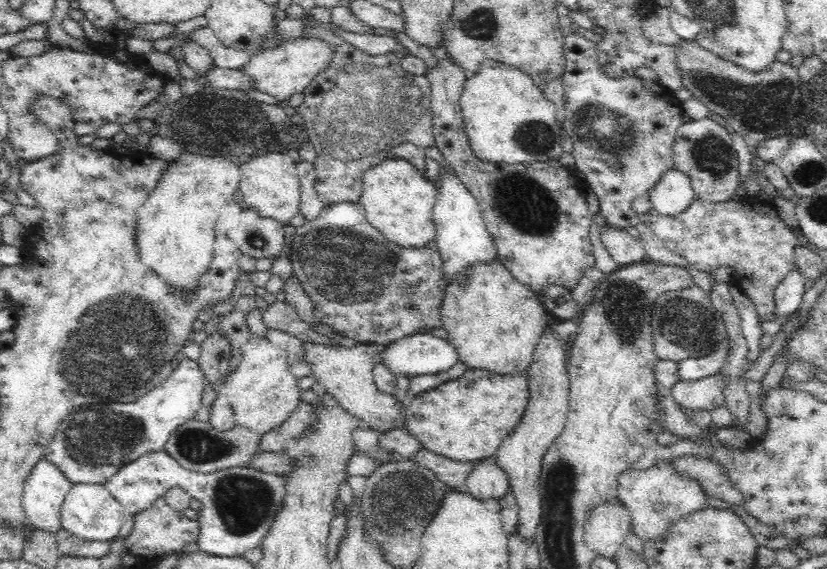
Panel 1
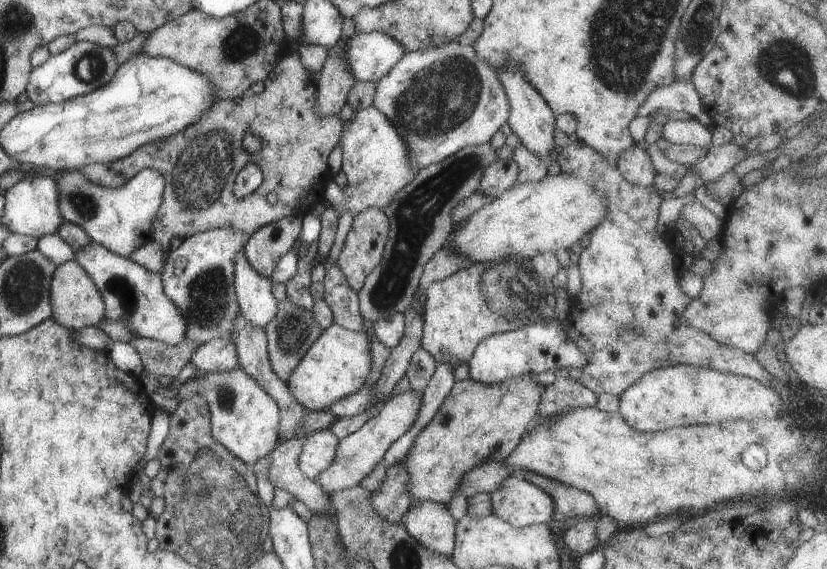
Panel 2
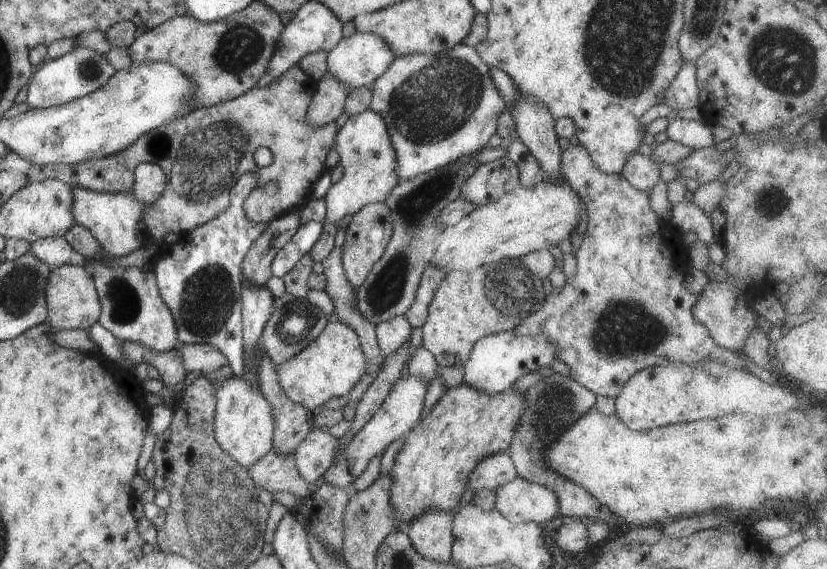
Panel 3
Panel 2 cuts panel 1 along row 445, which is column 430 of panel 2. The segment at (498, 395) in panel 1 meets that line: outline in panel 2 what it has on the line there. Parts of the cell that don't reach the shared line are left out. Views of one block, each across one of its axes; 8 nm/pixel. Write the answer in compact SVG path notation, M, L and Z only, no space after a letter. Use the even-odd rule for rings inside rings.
M534 375L515 377L506 383L484 385L471 379L456 381L432 421L413 439L401 466L407 473L406 491L414 501L431 501L448 505L457 495L462 478L483 461L506 458L518 447L532 420L537 416L537 407L544 386L534 382Z

